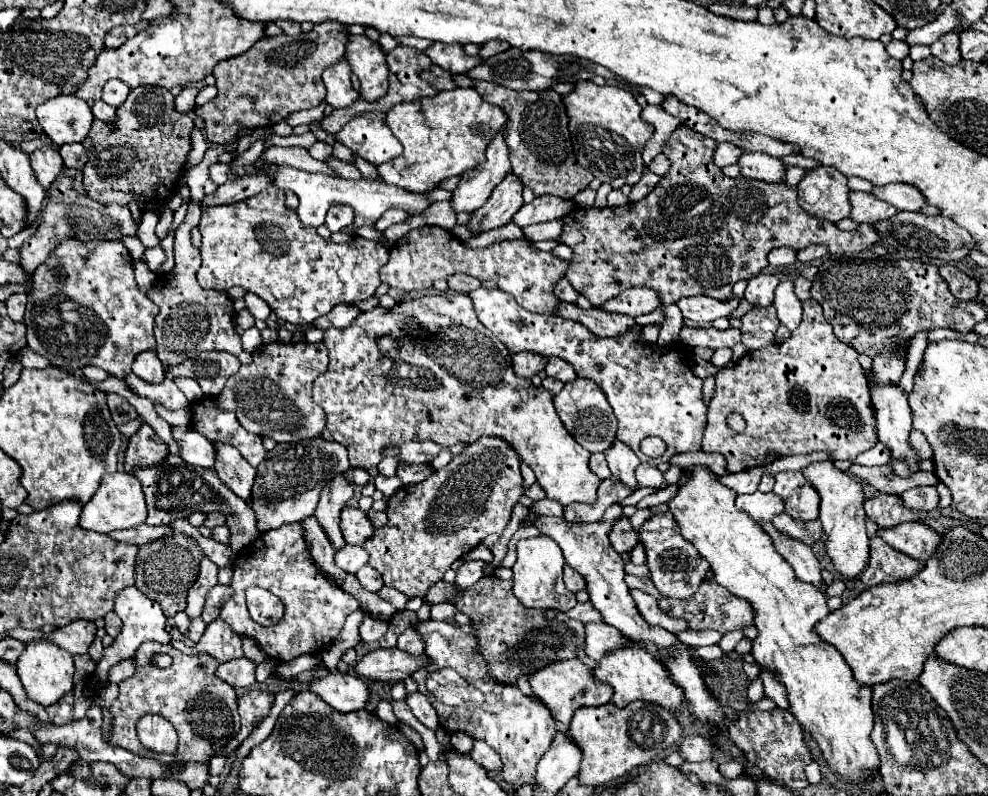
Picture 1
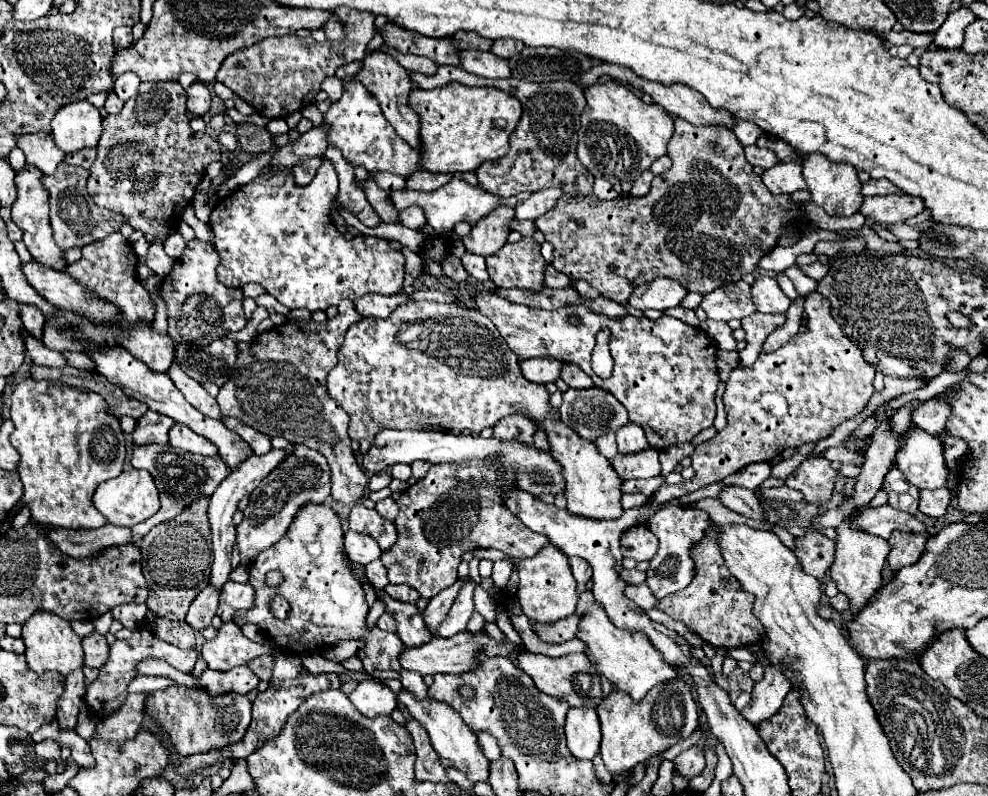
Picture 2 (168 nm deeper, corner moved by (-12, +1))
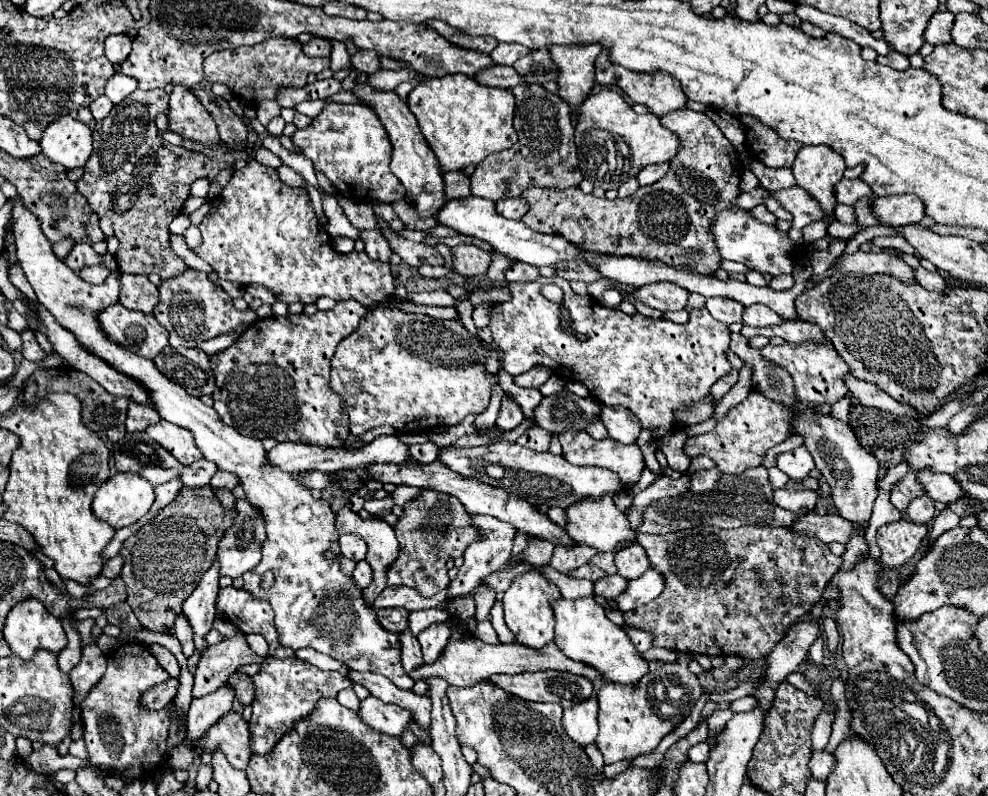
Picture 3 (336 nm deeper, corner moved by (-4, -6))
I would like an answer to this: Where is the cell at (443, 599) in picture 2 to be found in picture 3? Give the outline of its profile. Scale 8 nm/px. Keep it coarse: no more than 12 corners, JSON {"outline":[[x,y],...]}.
{"outline":[[472,516],[484,540],[470,544],[448,586],[448,600],[468,596],[506,566],[516,528]]}

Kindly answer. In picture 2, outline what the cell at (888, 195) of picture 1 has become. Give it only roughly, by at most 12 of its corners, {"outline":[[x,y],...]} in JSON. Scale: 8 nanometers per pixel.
{"outline":[[870,179],[862,183],[860,193],[890,195],[902,193],[888,179]]}

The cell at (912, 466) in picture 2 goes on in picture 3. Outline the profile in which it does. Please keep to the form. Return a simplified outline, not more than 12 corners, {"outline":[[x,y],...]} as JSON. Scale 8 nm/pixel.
{"outline":[[914,470],[932,500],[950,504],[964,496],[948,474]]}

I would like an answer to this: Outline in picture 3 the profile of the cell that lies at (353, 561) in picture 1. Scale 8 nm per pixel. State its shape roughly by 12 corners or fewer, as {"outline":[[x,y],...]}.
{"outline":[[356,534],[340,536],[344,558],[360,562],[366,544]]}

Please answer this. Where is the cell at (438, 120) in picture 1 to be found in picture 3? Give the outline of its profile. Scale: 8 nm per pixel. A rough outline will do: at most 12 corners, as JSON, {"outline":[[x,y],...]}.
{"outline":[[426,78],[408,108],[442,172],[510,148],[514,96]]}

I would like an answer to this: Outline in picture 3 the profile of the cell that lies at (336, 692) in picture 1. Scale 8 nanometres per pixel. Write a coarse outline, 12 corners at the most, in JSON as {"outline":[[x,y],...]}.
{"outline":[[374,696],[358,716],[370,728],[400,736],[412,718]]}

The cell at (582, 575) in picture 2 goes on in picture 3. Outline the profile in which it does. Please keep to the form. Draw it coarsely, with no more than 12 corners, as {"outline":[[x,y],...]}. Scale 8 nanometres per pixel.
{"outline":[[554,548],[550,566],[562,574],[588,564],[594,548]]}

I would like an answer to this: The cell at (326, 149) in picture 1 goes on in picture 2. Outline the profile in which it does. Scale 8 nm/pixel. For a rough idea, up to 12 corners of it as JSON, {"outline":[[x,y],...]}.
{"outline":[[328,159],[266,167],[210,213],[228,287],[326,311],[394,295],[404,255],[346,241]]}

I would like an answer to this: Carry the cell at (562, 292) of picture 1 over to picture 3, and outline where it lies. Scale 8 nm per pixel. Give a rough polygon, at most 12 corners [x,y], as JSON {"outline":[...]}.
{"outline":[[514,264],[508,282],[532,282],[540,278],[536,266]]}

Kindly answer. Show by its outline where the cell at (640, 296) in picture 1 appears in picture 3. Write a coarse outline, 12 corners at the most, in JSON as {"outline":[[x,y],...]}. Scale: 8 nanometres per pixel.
{"outline":[[660,282],[630,296],[654,310],[686,306],[688,290]]}

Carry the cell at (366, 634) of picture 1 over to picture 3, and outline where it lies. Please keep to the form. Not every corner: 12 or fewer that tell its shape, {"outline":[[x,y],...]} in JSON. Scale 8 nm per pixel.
{"outline":[[404,608],[376,610],[376,620],[388,632],[408,628]]}

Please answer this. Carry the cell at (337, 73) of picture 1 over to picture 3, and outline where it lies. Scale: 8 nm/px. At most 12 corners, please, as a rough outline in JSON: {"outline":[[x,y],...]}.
{"outline":[[328,104],[292,142],[354,202],[404,198],[364,104]]}

